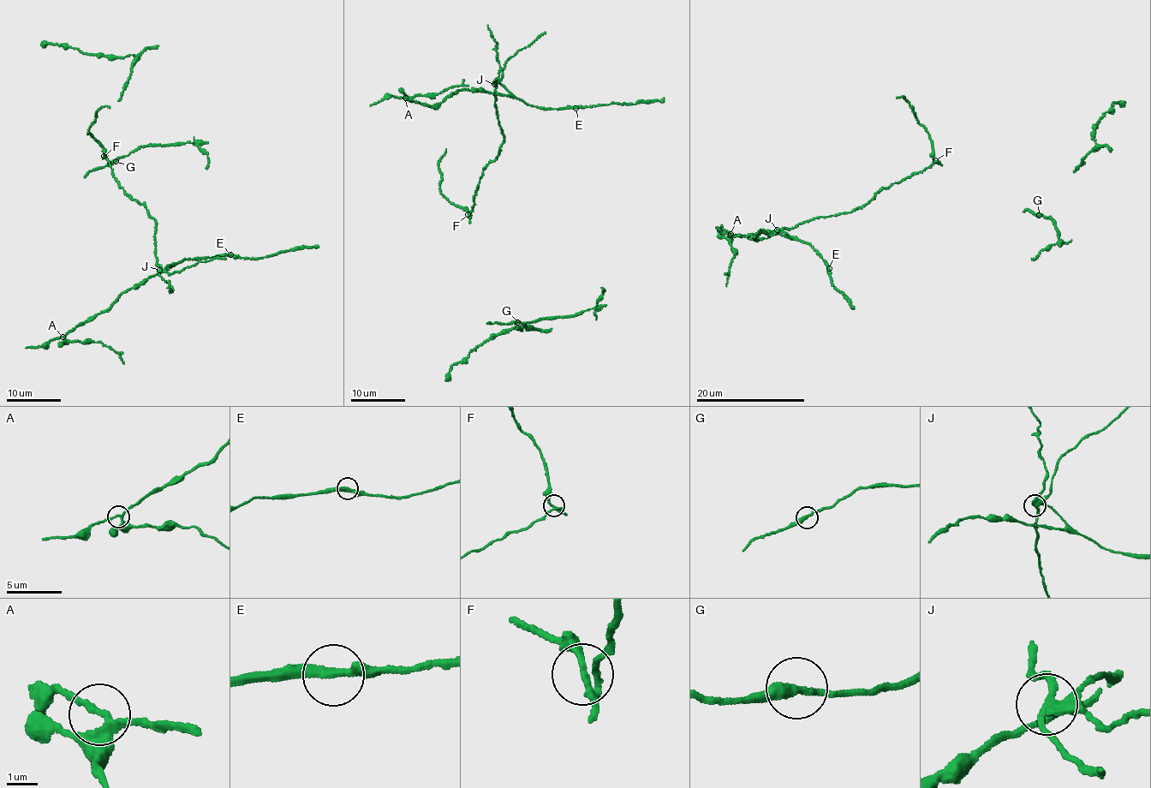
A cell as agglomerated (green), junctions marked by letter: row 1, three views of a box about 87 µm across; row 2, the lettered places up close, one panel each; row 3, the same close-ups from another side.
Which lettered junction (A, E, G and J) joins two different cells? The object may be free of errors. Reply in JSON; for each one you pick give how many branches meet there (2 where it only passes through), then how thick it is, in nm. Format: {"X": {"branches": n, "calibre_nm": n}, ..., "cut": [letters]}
{"J": {"branches": 4, "calibre_nm": 280}, "cut": ["J"]}

